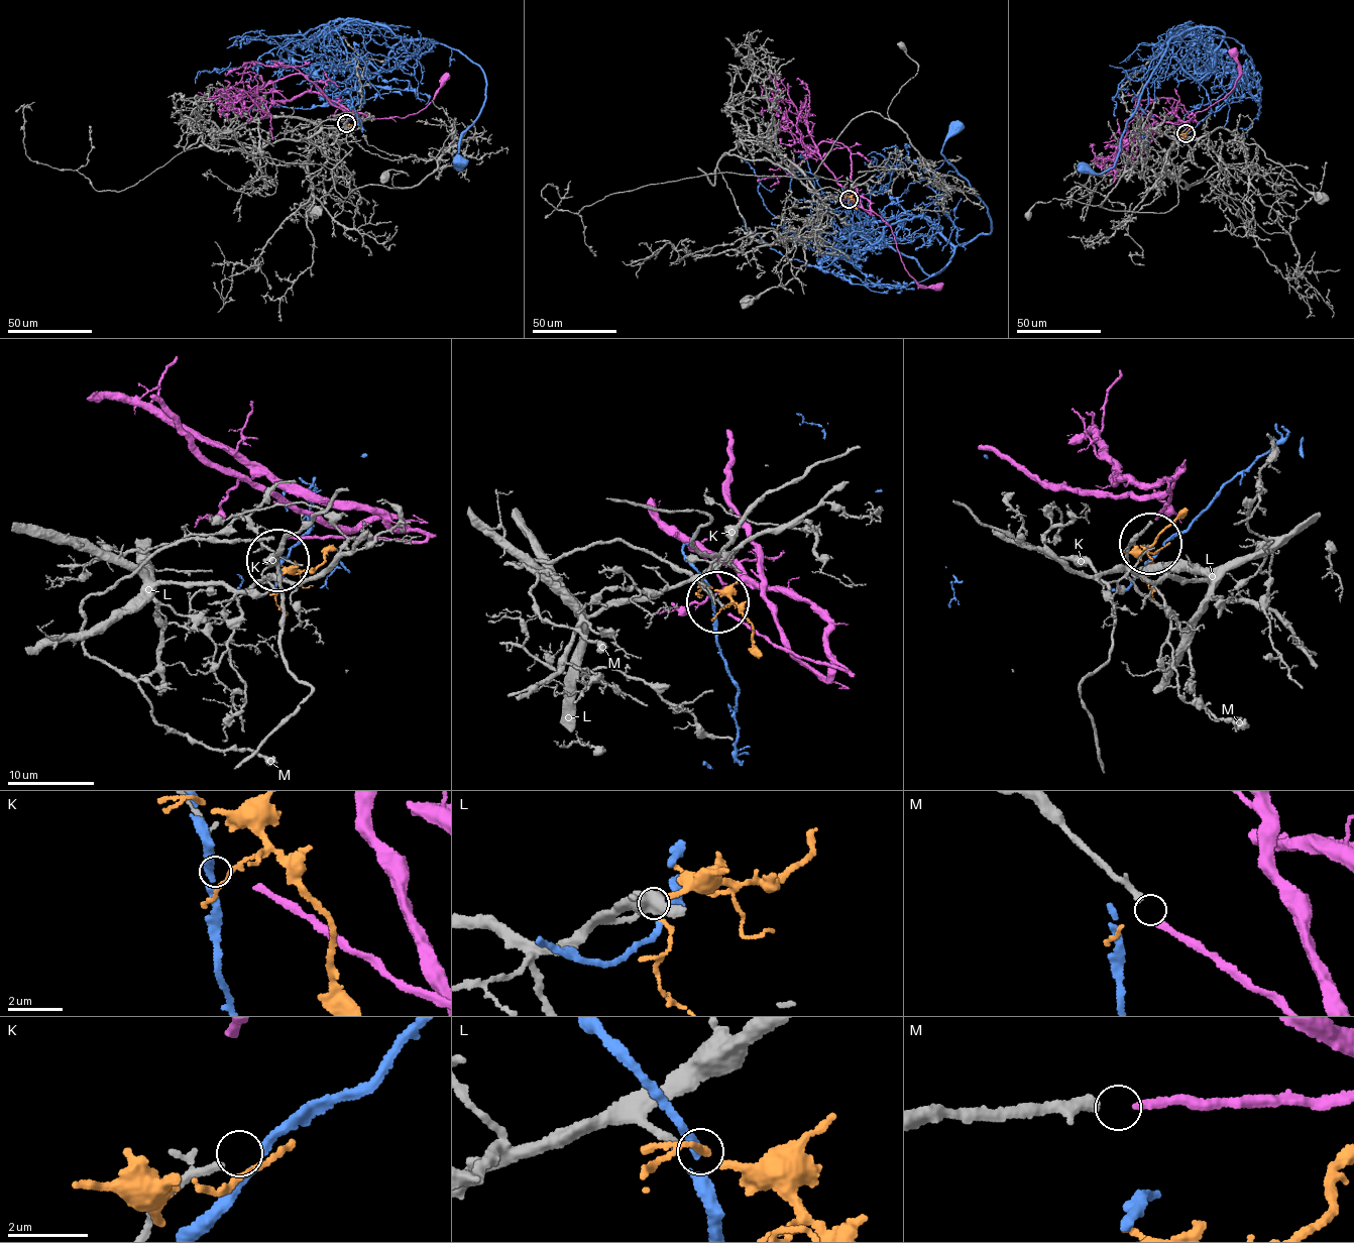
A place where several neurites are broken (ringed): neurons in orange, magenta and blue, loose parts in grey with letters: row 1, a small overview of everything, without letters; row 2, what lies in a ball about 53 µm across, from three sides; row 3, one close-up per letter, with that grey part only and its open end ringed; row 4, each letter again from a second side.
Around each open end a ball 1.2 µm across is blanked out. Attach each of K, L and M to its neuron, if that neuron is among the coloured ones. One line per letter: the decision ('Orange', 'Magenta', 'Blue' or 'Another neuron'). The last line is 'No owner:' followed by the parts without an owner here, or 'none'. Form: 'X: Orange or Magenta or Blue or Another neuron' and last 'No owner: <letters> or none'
K: Another neuron
L: Orange
M: Magenta
No owner: K

